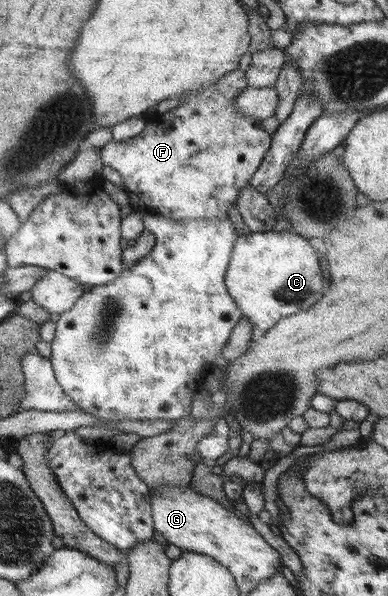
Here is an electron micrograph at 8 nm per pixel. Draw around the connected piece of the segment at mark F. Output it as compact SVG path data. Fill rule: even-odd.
M240 68L229 72L213 84L203 85L195 92L181 94L181 106L156 115L156 120L147 122L144 131L125 141L111 141L101 149L101 162L119 172L126 190L139 197L148 212L169 219L205 220L206 218L228 218L231 206L236 206L239 193L263 163L271 146L272 135L255 120L233 108L239 93L248 88L246 74Z

